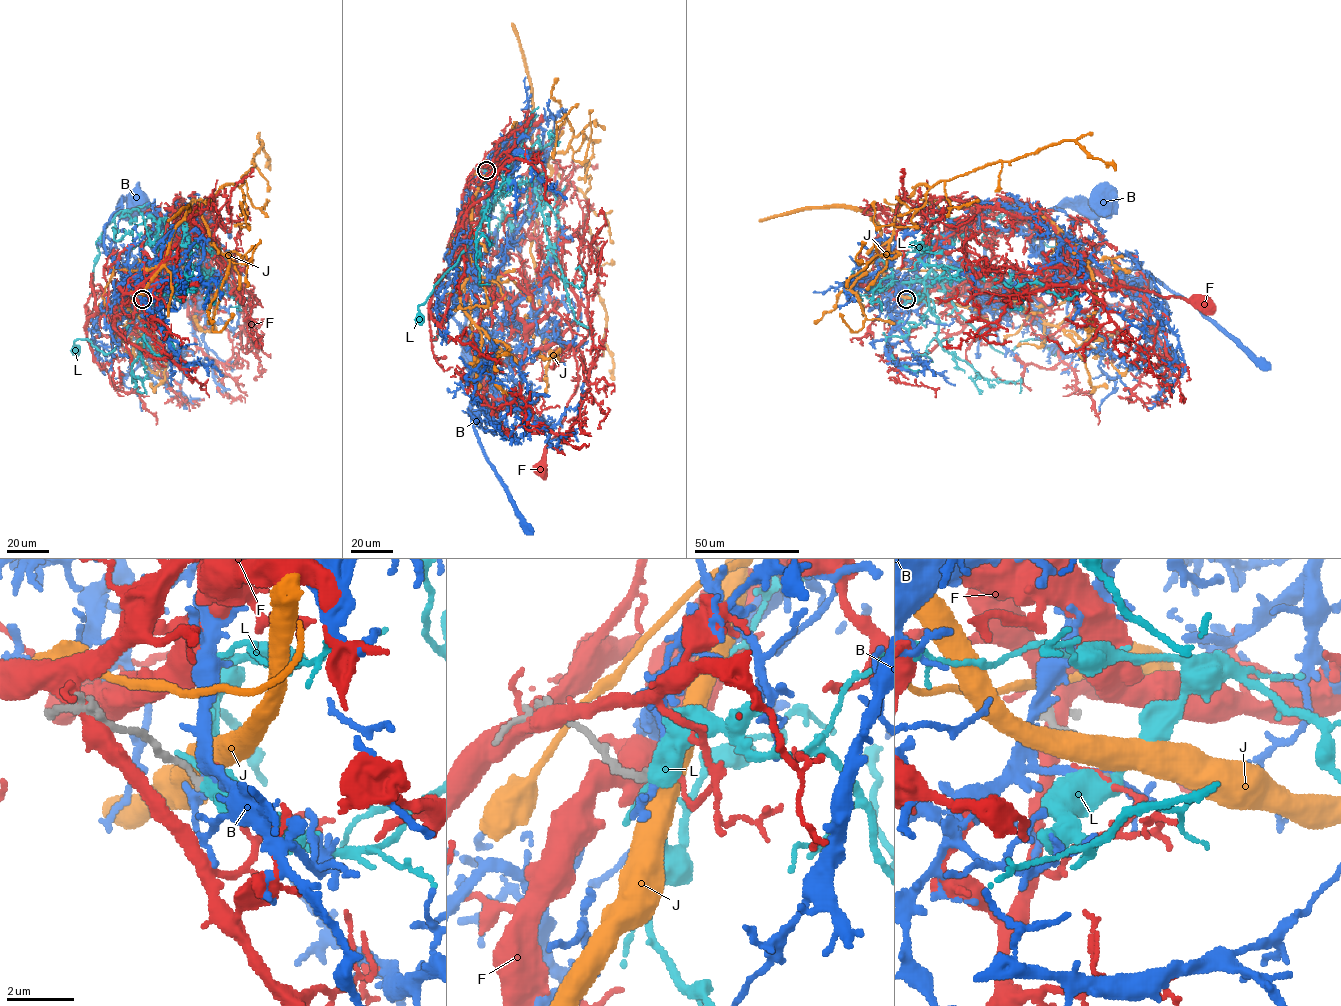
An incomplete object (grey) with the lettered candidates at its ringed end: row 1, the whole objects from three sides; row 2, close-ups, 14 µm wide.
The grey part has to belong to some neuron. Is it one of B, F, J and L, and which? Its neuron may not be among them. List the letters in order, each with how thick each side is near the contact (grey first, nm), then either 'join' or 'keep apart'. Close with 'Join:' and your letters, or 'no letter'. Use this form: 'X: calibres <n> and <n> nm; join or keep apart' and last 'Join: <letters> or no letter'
B: calibres 240 and 200 nm; keep apart
F: calibres 200 and 180 nm; keep apart
J: calibres 200 and 500 nm; keep apart
L: calibres 240 and 460 nm; keep apart
Join: no letter

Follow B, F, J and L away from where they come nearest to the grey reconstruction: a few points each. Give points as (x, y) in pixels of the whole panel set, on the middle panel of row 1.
B: (485, 171), (469, 215), (469, 259), (448, 253), (452, 293), (465, 315), (461, 339), (484, 361)
F: (485, 170), (475, 170), (463, 196), (467, 266), (528, 325), (554, 310), (572, 335), (577, 387), (539, 467)
J: (485, 170), (504, 143), (530, 133), (551, 171), (530, 250), (538, 332), (557, 360), (538, 351)
L: (485, 171), (495, 170), (500, 177), (508, 181), (507, 188), (486, 207), (458, 261), (418, 307), (421, 317)

